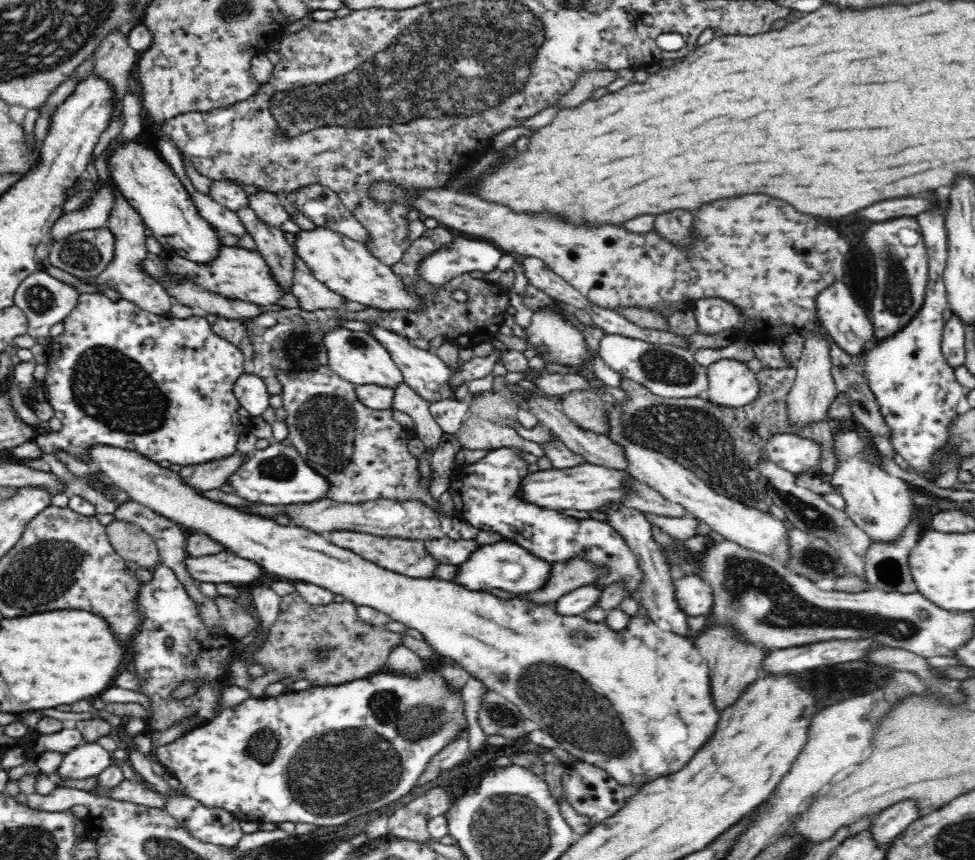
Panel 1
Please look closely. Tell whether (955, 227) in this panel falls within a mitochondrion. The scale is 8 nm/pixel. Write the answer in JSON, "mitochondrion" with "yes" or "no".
{"mitochondrion":"no"}

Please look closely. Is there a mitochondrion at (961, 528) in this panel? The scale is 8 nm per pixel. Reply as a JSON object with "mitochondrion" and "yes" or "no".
{"mitochondrion":"no"}

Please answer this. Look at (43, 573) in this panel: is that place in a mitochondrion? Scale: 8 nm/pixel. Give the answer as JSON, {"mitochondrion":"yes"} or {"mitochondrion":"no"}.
{"mitochondrion":"yes"}

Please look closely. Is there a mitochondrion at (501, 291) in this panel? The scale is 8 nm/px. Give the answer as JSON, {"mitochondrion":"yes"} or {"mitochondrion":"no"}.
{"mitochondrion":"no"}

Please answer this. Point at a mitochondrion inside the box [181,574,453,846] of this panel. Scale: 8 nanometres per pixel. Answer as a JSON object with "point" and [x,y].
{"point":[264,746]}

